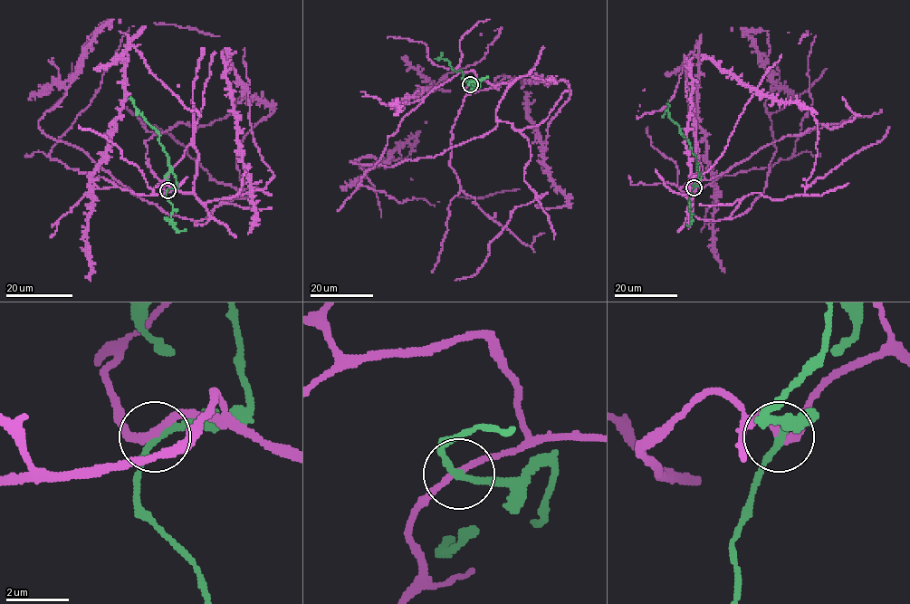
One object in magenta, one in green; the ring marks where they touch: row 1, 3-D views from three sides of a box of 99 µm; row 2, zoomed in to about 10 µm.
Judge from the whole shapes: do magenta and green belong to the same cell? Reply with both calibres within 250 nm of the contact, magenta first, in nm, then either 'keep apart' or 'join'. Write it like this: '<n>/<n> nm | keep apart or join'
220/240 nm | keep apart

